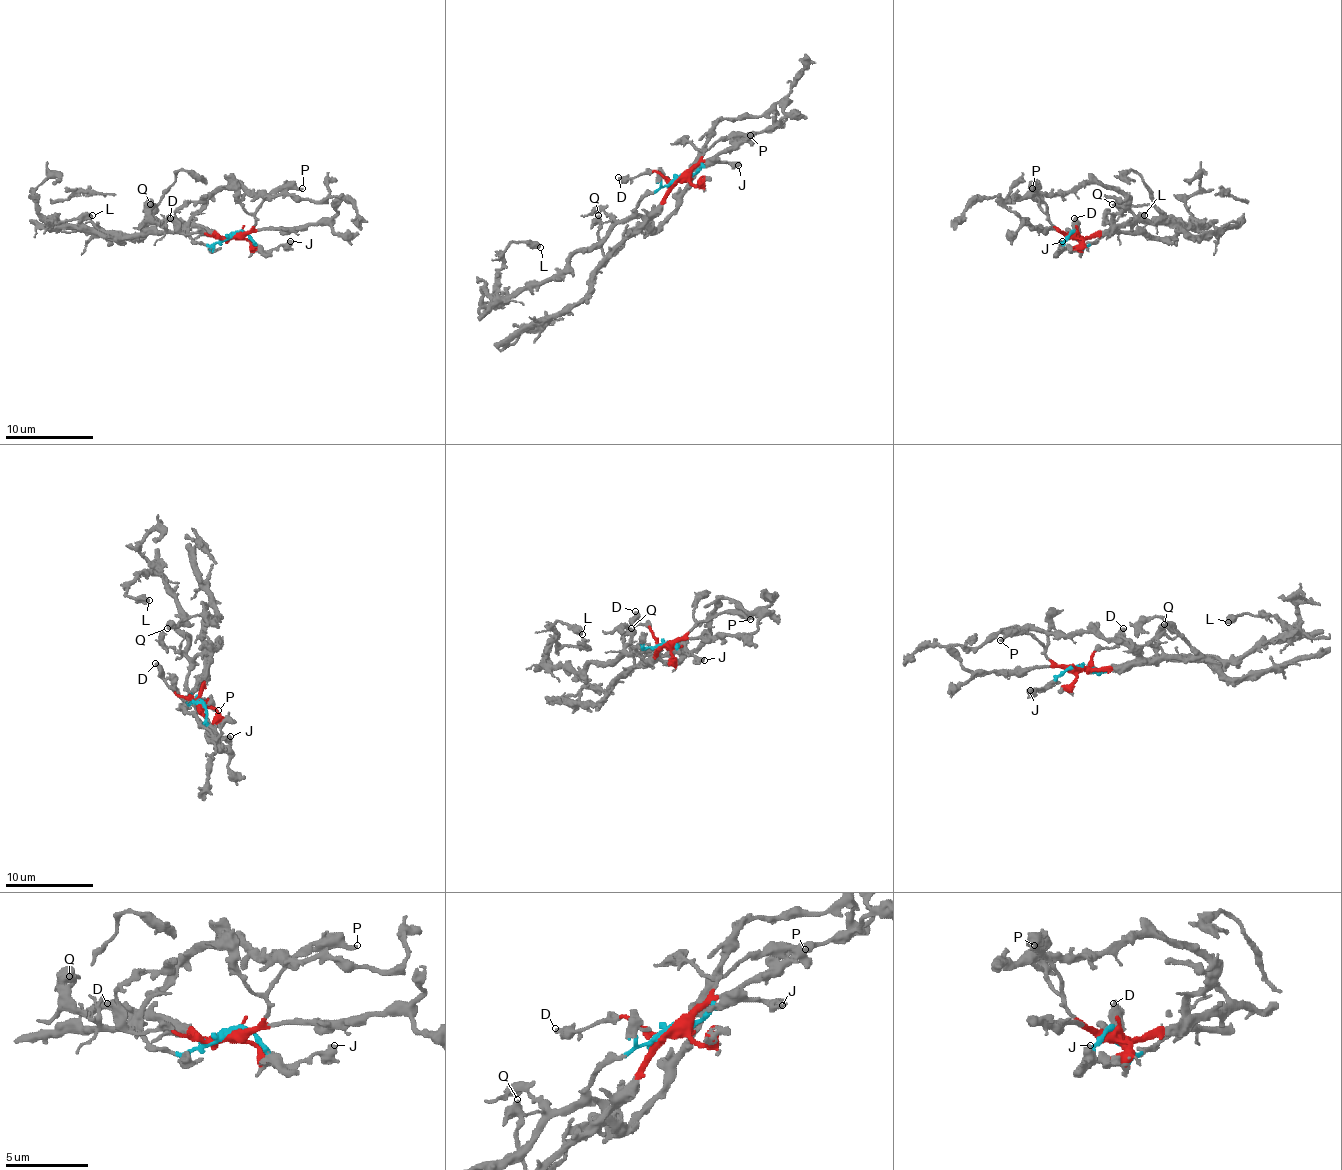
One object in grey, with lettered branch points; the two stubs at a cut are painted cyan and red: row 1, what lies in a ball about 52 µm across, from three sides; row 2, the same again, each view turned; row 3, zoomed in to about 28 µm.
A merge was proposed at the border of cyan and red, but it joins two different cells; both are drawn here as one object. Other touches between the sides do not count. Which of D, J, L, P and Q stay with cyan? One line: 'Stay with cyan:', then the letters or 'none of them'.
Stay with cyan: J, L

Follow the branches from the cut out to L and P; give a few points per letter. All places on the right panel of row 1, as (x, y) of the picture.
L: (1076, 233), (1089, 244), (1111, 233), (1166, 238), (1193, 227), (1164, 216), (1140, 220), (1144, 216)
P: (1076, 233), (1063, 233), (1052, 222), (1047, 207), (1032, 187)

